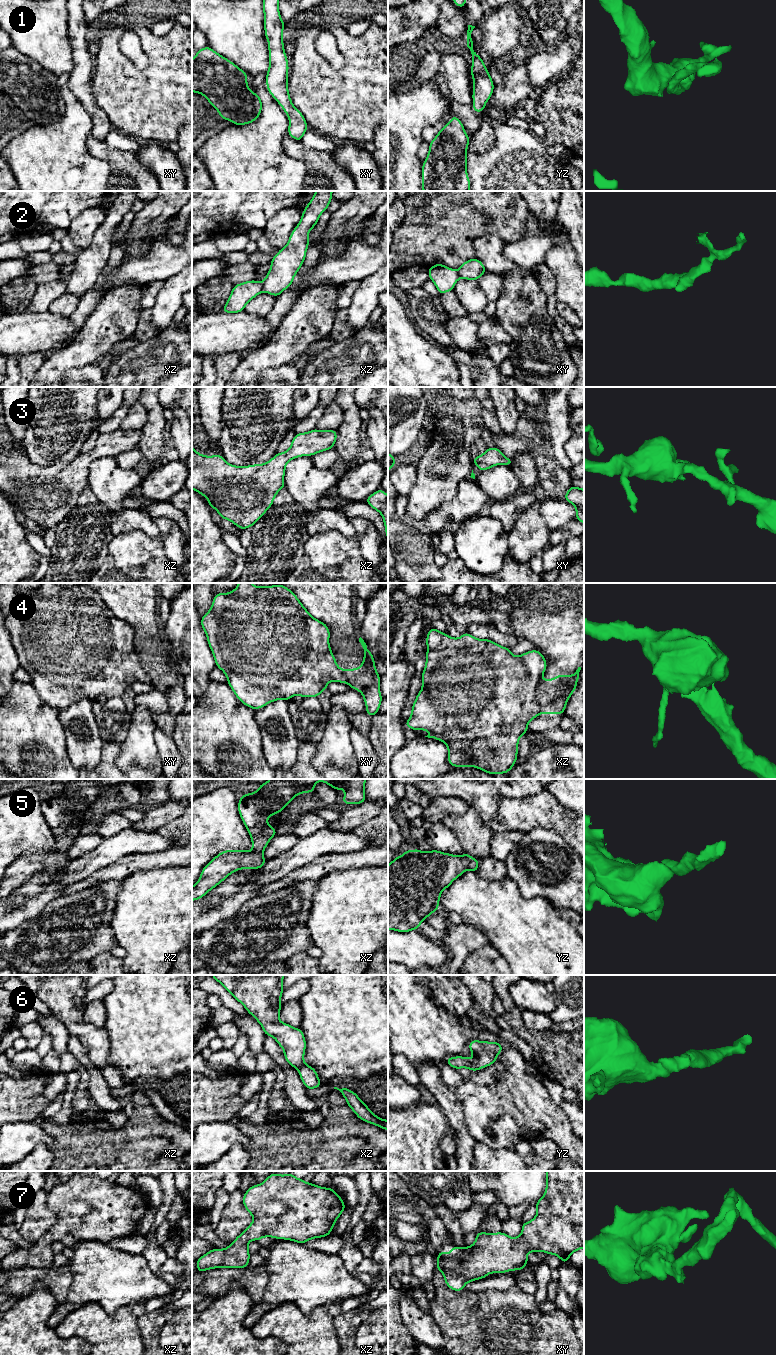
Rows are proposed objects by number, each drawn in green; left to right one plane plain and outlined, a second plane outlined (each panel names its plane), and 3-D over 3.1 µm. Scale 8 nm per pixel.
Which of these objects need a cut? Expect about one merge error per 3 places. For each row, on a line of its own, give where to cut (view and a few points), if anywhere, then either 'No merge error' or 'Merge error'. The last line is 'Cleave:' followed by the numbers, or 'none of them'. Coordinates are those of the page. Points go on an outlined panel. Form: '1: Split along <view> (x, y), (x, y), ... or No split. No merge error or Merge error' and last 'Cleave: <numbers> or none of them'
1: No split. No merge error
2: Split along xz (261, 283), (263, 291). Merge error
3: No split. No merge error
4: Split along xz (540, 677), (537, 688), (539, 712). Merge error
5: No split. No merge error
6: No split. No merge error
7: Split along xy (437, 1255), (441, 1259), (443, 1271). Merge error
Cleave: 2, 4, 7

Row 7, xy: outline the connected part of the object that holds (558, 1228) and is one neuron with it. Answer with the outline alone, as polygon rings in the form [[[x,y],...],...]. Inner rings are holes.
[[[546,1171],[546,1190],[543,1197],[541,1197],[536,1203],[537,1207],[537,1214],[536,1216],[529,1222],[522,1222],[522,1232],[521,1235],[515,1238],[509,1237],[507,1234],[501,1232],[498,1233],[485,1233],[485,1232],[477,1232],[476,1233],[476,1239],[473,1245],[460,1248],[457,1246],[452,1246],[451,1252],[449,1254],[446,1254],[444,1250],[441,1250],[438,1253],[438,1256],[442,1259],[443,1262],[443,1275],[445,1284],[452,1289],[453,1291],[462,1291],[464,1290],[464,1286],[468,1282],[472,1282],[479,1279],[484,1279],[486,1276],[490,1273],[506,1273],[508,1271],[514,1271],[514,1270],[523,1270],[525,1266],[528,1264],[528,1258],[527,1253],[528,1252],[536,1252],[536,1251],[542,1251],[546,1254],[552,1254],[557,1255],[562,1263],[568,1263],[569,1262],[569,1256],[579,1250],[584,1248],[584,1171]]]

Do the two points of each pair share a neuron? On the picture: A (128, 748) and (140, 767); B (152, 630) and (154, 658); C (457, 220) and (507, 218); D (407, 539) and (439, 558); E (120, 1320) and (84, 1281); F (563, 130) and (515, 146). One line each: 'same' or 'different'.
A: same
B: same
C: same
D: different
E: different
F: different

